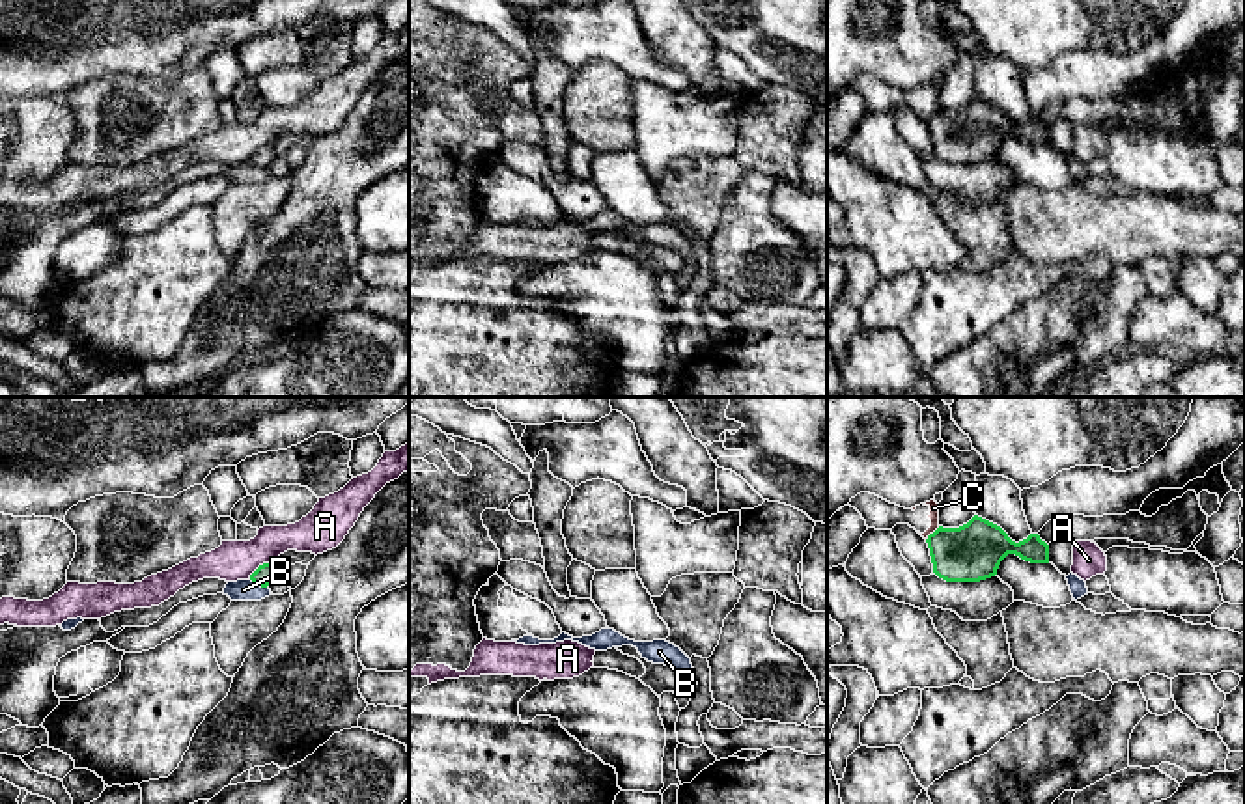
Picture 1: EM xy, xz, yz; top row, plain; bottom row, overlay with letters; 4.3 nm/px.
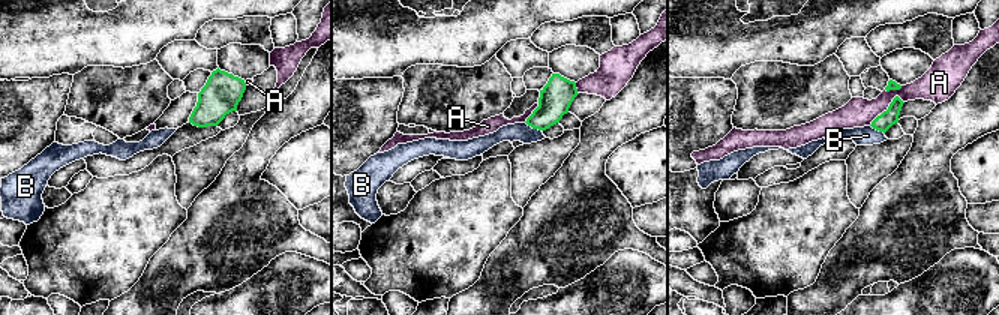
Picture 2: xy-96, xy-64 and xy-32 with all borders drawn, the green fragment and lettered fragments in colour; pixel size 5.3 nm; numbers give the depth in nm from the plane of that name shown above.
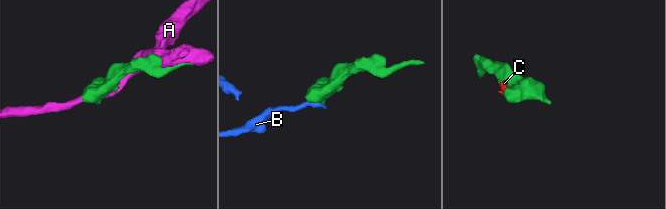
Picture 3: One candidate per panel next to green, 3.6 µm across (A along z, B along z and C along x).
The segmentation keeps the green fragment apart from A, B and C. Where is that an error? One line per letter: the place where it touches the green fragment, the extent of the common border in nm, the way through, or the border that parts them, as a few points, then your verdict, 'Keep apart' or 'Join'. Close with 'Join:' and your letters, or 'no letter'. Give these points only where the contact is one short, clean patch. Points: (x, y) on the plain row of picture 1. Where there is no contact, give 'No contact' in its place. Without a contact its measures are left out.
A: Touches green at xy (260, 148). Shared border 140 nm. Keep apart
B: Touches green at xy (258, 166). Shared border 80 nm. Boundary: xy (251, 161), (265, 170). Keep apart
C: Touches green at yz (934, 114). Shared border 90 nm. Boundary: yz (939, 109), (926, 122). Keep apart
Join: no letter

